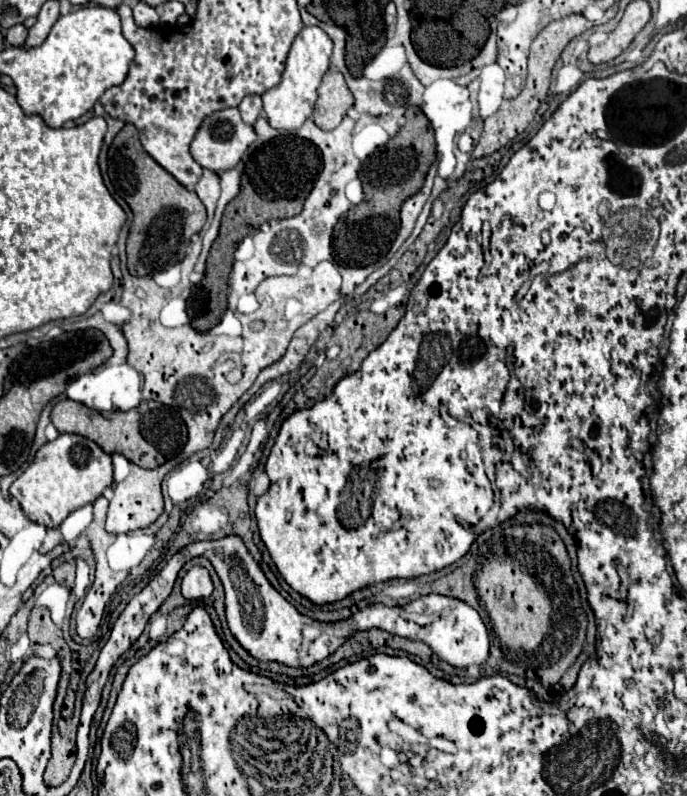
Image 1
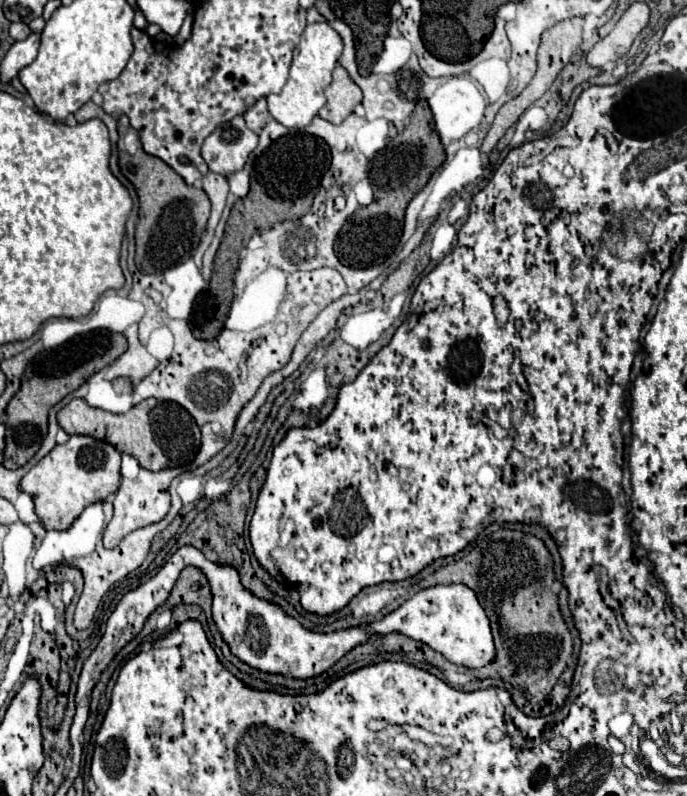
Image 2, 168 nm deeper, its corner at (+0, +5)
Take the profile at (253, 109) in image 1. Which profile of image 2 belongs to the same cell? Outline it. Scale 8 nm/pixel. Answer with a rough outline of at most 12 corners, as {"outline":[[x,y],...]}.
{"outline":[[258,100],[244,120],[250,130],[262,130],[268,120],[266,100]]}

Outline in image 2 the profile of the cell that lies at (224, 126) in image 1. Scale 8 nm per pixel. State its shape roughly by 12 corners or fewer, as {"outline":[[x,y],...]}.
{"outline":[[242,116],[220,124],[202,144],[216,174],[244,168],[258,134]]}

